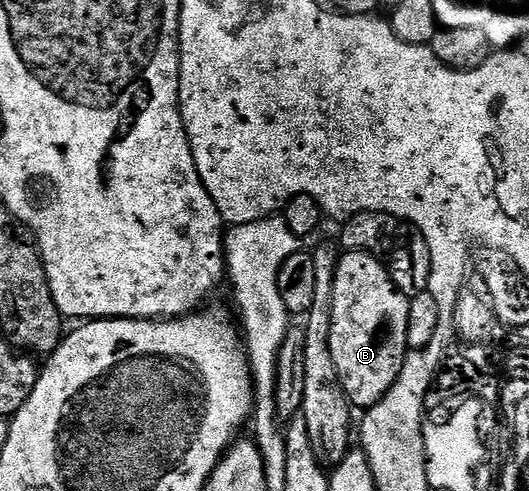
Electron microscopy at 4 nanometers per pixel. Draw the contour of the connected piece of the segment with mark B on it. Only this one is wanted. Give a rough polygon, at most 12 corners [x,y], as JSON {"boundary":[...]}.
{"boundary":[[368,252],[339,257],[330,358],[353,409],[410,355],[409,297]]}

